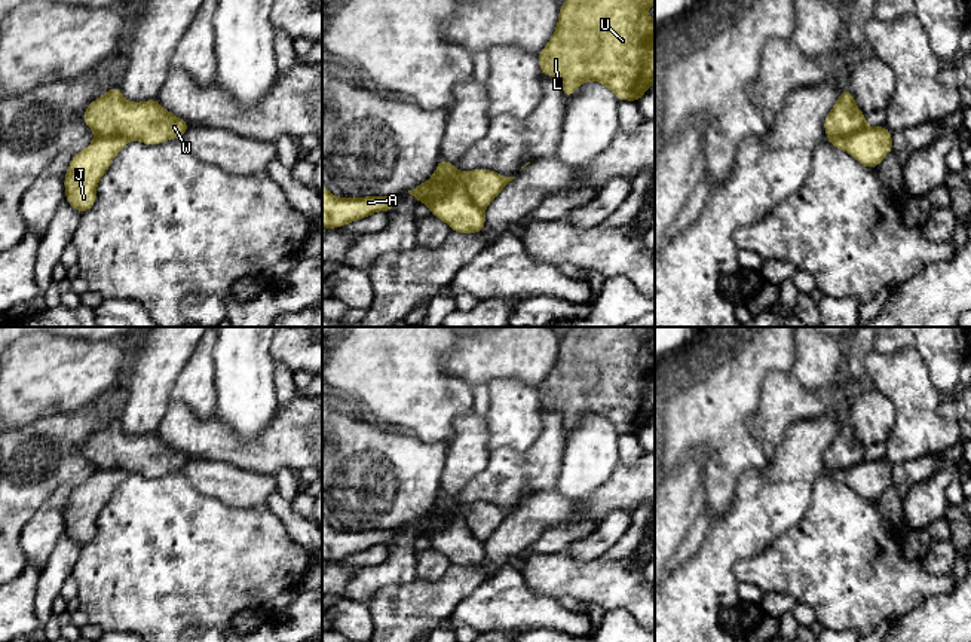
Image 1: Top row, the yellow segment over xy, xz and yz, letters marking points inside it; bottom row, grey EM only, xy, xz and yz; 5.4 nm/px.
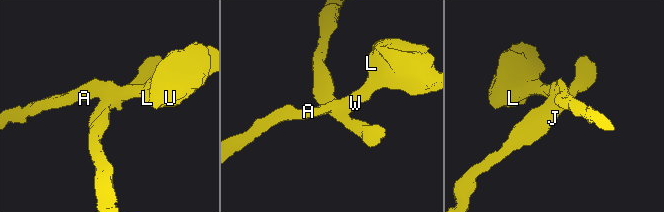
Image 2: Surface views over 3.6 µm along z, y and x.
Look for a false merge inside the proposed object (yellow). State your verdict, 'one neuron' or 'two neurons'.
two neurons

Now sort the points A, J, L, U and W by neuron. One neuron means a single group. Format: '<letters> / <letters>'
A L U W / J

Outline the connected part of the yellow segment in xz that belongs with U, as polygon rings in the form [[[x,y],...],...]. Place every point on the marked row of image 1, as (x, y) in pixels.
[[[566,0],[560,6],[558,24],[546,46],[537,54],[540,76],[555,76],[563,85],[564,100],[588,80],[607,86],[619,101],[638,103],[655,82],[655,21],[647,7],[655,0]]]

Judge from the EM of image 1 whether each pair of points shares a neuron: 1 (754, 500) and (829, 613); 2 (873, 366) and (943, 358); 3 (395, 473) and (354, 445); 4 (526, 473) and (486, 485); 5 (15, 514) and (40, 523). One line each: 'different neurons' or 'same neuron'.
1: different neurons
2: different neurons
3: same neuron
4: same neuron
5: different neurons

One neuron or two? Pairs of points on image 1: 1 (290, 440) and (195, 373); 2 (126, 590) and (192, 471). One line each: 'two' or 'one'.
1: two
2: two

